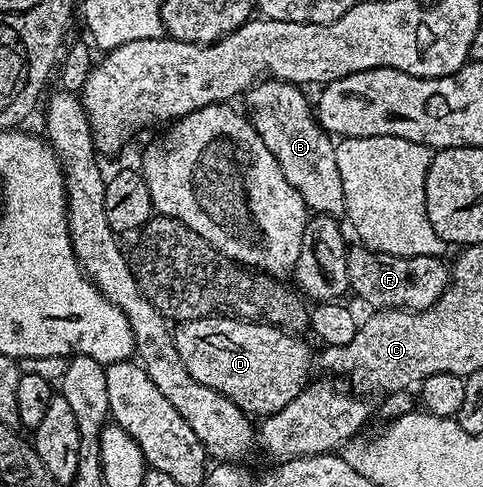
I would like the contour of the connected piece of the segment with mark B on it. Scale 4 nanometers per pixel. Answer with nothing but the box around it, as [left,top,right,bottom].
[246,81,345,218]

